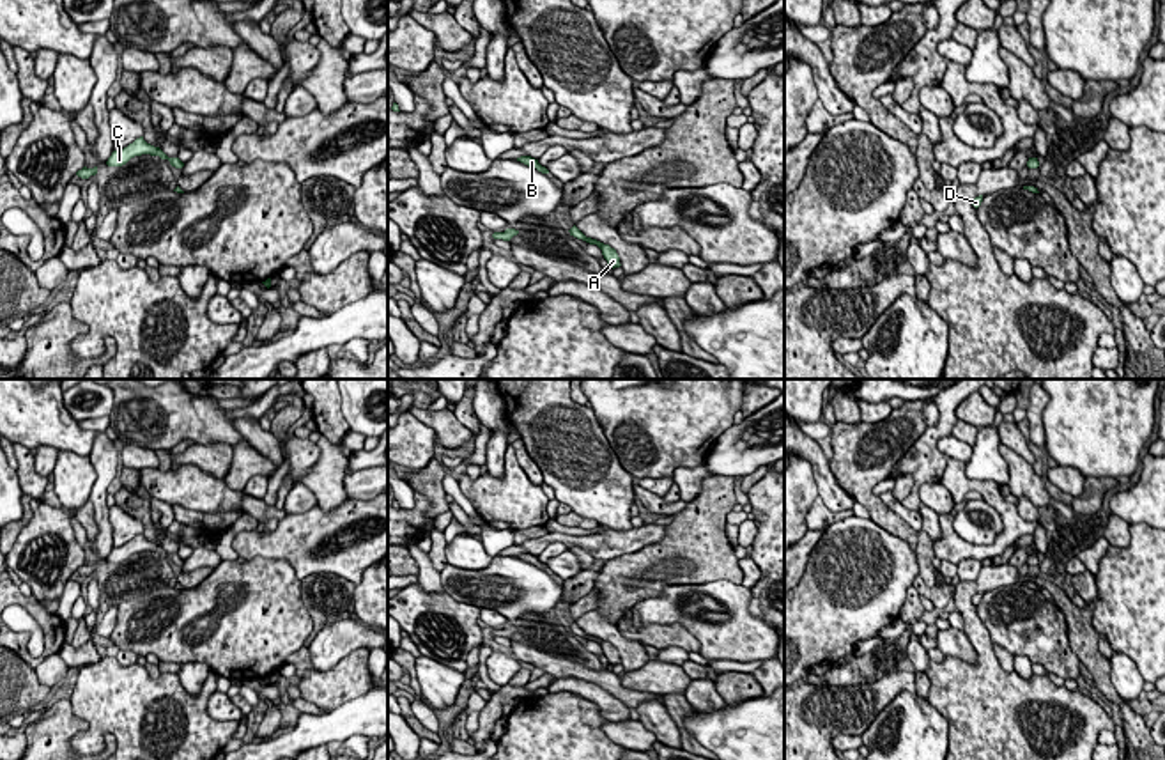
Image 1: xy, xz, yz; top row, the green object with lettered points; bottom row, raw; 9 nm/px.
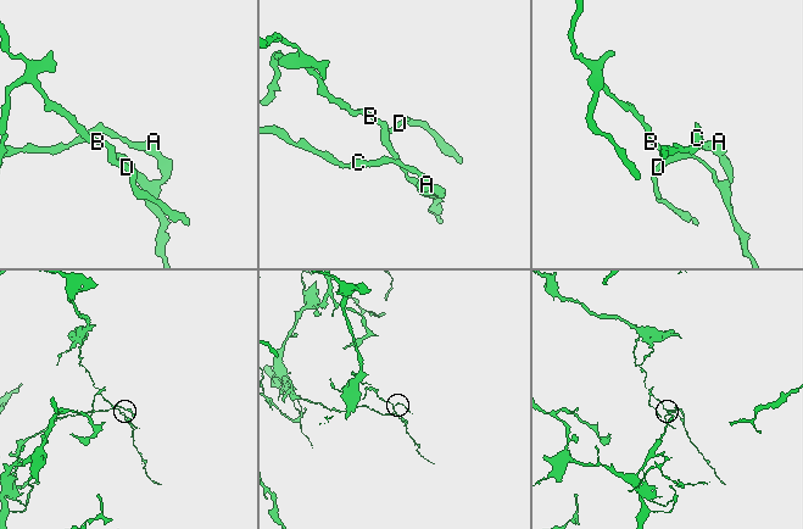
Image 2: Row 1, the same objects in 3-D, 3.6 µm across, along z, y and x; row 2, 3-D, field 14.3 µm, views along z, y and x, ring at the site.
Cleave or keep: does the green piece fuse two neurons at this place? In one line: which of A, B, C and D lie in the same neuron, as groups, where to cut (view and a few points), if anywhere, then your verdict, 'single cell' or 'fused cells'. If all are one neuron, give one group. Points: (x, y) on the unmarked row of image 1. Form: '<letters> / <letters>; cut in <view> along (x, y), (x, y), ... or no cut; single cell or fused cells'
A B D / C; cut in xz along (583, 631), (576, 633); fused cells

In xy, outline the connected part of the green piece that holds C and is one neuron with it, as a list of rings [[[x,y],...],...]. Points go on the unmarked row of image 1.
[[[143,533],[136,535],[133,540],[120,547],[113,547],[112,553],[108,554],[106,562],[108,563],[122,563],[126,562],[131,554],[142,553],[142,551],[150,551],[150,553],[159,553],[161,556],[168,556],[172,563],[182,565],[184,560],[179,554],[168,554],[159,544],[154,544],[143,537]]]

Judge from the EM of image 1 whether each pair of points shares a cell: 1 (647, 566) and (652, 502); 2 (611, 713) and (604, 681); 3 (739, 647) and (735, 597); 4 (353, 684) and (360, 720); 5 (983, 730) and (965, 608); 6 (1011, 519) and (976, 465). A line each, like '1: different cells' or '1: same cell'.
1: different cells
2: different cells
3: same cell
4: different cells
5: same cell
6: different cells

